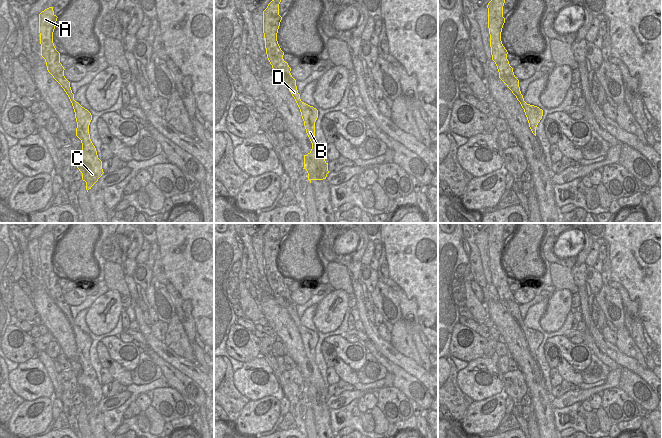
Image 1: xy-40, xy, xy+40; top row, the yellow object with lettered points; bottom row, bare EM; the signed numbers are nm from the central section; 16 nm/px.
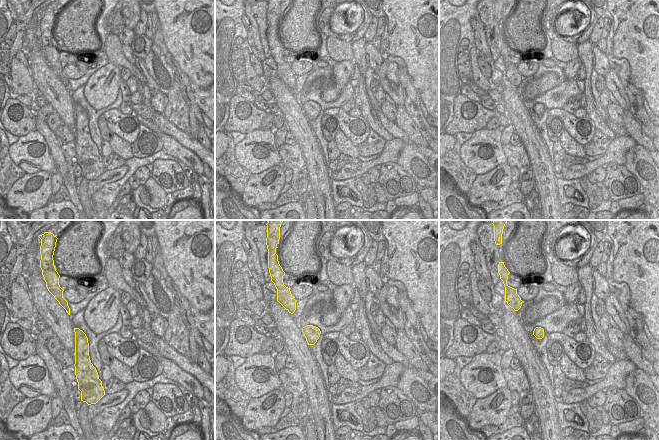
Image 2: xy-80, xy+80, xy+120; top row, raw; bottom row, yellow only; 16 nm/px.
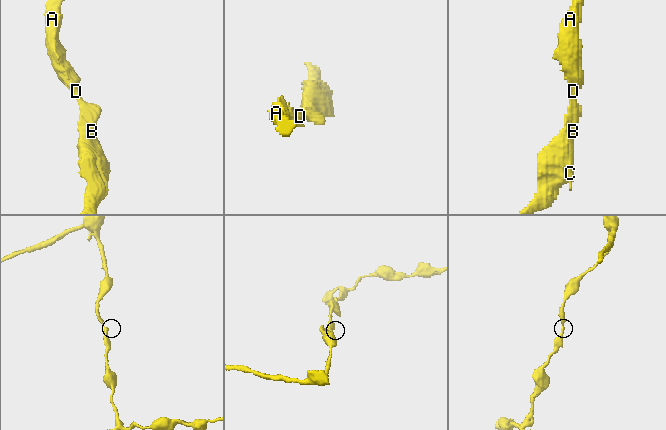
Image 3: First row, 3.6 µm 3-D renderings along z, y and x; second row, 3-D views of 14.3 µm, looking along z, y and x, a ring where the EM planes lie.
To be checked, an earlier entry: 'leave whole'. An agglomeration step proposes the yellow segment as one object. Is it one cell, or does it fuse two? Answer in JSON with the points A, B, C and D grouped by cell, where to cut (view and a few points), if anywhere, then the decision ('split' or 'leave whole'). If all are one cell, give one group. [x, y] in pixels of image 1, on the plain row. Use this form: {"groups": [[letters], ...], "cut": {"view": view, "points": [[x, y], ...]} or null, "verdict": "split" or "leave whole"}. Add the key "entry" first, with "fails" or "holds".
{"entry": "holds", "groups": [["A", "B", "C", "D"]], "cut": null, "verdict": "leave whole"}

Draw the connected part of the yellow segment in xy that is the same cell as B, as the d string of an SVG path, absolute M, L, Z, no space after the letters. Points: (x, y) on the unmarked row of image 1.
M273 223L263 235L263 257L265 262L265 272L267 282L272 289L273 297L276 302L285 308L294 321L304 345L306 357L312 367L312 373L304 379L304 392L308 397L308 404L326 403L328 387L325 385L318 366L315 363L315 346L318 342L318 334L300 323L296 304L292 301L288 287L284 285L284 276L281 274L277 257L282 241L279 239L279 228L281 223Z

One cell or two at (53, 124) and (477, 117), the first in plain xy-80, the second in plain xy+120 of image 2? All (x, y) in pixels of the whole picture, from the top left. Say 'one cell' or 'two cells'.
one cell

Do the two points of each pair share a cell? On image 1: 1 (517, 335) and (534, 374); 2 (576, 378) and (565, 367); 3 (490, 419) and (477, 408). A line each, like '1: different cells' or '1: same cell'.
1: same cell
2: same cell
3: same cell

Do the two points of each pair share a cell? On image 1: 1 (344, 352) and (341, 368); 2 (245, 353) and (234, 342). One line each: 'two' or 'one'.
1: two
2: one

